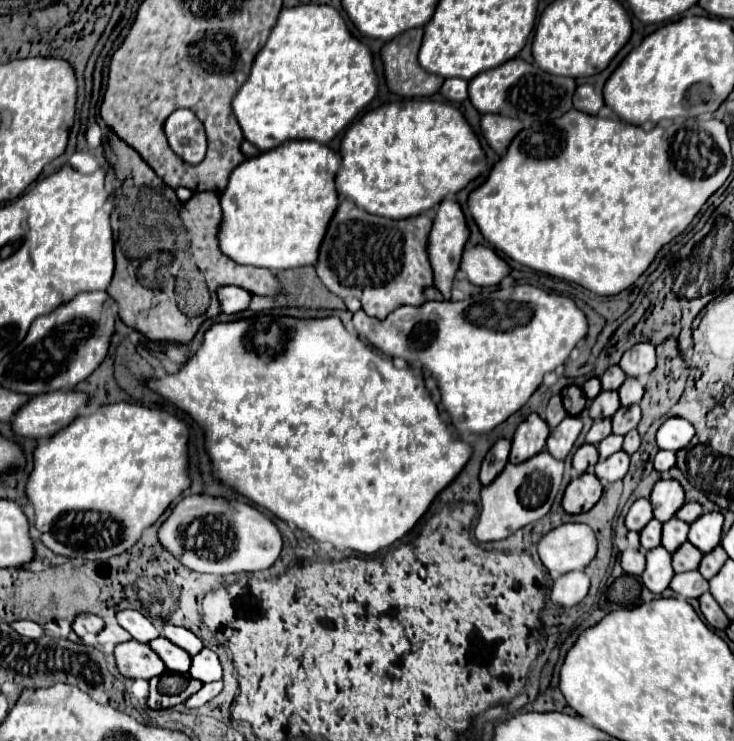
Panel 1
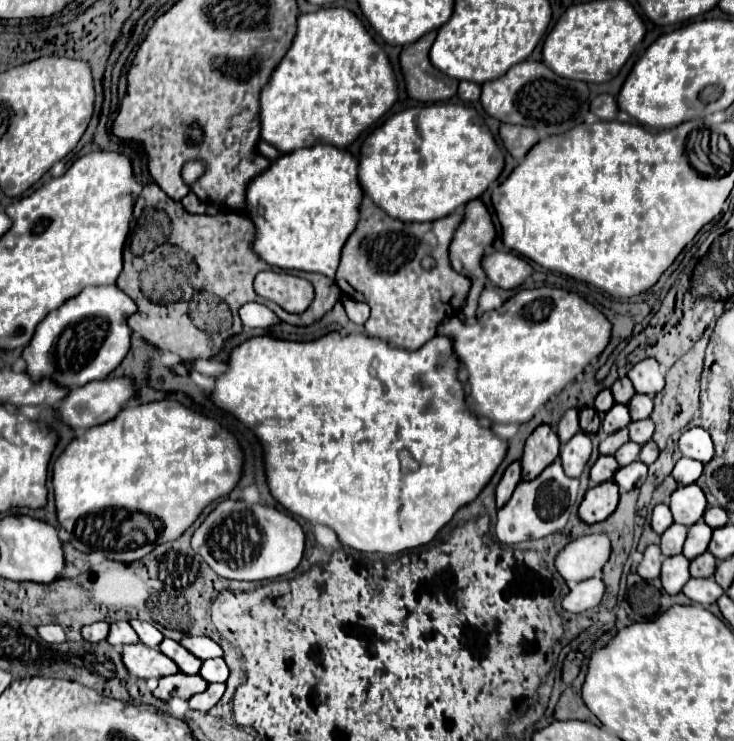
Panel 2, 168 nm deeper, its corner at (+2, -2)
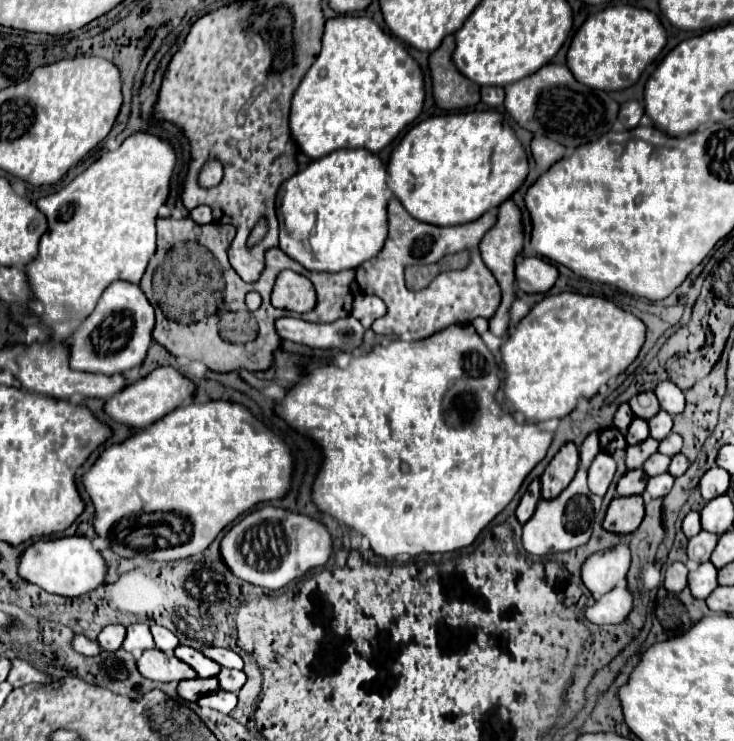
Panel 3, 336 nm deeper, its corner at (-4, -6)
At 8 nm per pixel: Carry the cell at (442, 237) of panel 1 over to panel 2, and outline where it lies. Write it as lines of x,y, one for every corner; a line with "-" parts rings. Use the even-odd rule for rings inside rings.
479,199
469,201
469,203
465,205
463,221
461,221
459,227
455,229
455,235
453,235
451,245
449,245
449,263
451,263
453,271
457,271
459,275
463,275
463,277
467,277
467,279
471,281
471,287
469,287
465,305
463,305
463,309
461,309
461,313
465,315
465,319
475,319
475,317
477,317
477,313
475,313
475,309
477,309
477,299
479,299
481,289
483,289
485,283
487,283
485,273
481,271
479,261
481,261
481,255
483,255
483,249
485,249
487,245
491,245
493,237
495,237
495,227
493,227
493,221
491,221
491,215
489,215
487,207
485,207

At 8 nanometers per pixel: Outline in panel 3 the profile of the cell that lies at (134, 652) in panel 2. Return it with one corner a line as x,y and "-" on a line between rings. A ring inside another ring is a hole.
149,649
137,661
139,673
151,681
183,681
195,679
197,673
183,661
179,661
173,653
167,655
159,649

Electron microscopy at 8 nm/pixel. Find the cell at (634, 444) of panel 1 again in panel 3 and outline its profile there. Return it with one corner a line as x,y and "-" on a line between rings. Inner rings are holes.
675,455
673,459
671,459
671,467
669,467
669,473
671,475
675,475
675,477
679,477
679,475
683,475
685,471
689,469
689,459
685,457
685,455

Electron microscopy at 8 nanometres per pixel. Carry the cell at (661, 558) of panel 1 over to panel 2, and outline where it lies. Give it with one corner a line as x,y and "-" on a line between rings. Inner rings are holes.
673,555
673,557
665,557
663,565
661,565
661,585
663,591
669,595
675,595
681,591
681,587
689,581
689,559
685,559
683,555

